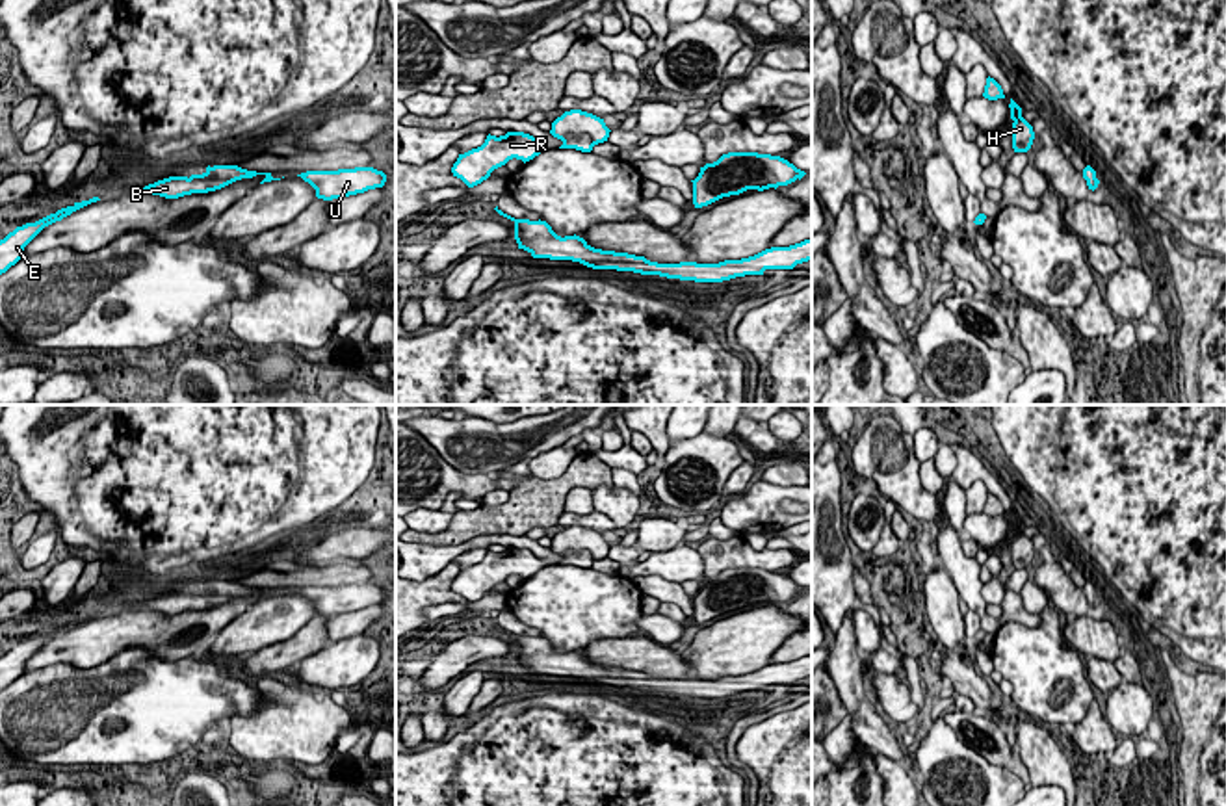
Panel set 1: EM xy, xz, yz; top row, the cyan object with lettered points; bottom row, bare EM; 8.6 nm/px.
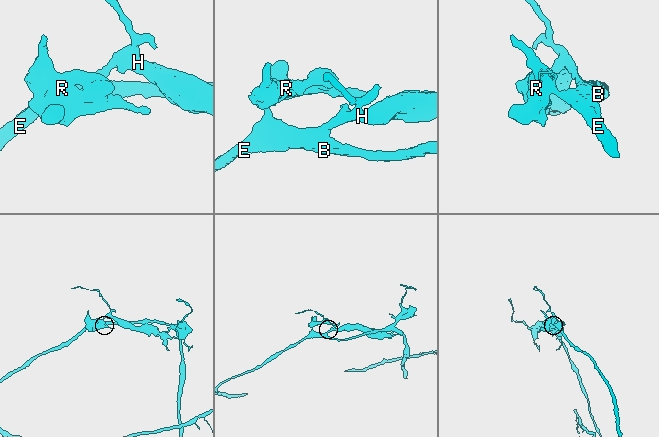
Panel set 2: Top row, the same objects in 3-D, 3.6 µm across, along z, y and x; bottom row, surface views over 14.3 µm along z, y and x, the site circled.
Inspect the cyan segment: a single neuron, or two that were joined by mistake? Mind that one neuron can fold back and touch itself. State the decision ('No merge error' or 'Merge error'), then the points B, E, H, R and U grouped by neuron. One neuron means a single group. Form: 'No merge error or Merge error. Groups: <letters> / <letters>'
No merge error. Groups: B E H R U

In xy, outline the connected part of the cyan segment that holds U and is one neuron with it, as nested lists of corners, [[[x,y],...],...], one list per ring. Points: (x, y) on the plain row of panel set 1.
[[[355,583],[338,587],[306,587],[297,591],[316,605],[323,617],[342,615],[368,605],[383,604],[386,591],[373,583]]]

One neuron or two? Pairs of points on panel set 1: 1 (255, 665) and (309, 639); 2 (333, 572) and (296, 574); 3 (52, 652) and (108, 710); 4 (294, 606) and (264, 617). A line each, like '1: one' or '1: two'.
1: one
2: one
3: two
4: one

